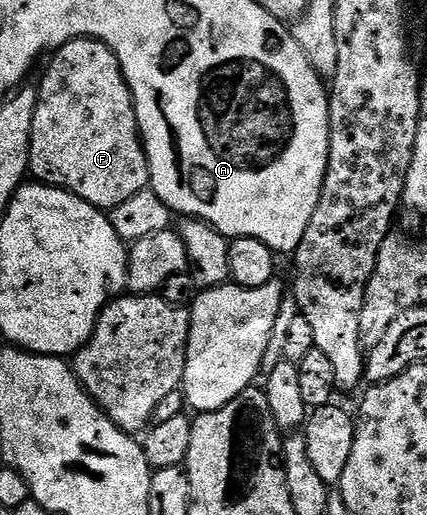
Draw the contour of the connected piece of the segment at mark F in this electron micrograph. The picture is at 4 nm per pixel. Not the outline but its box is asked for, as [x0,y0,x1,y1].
[30,37,151,211]

